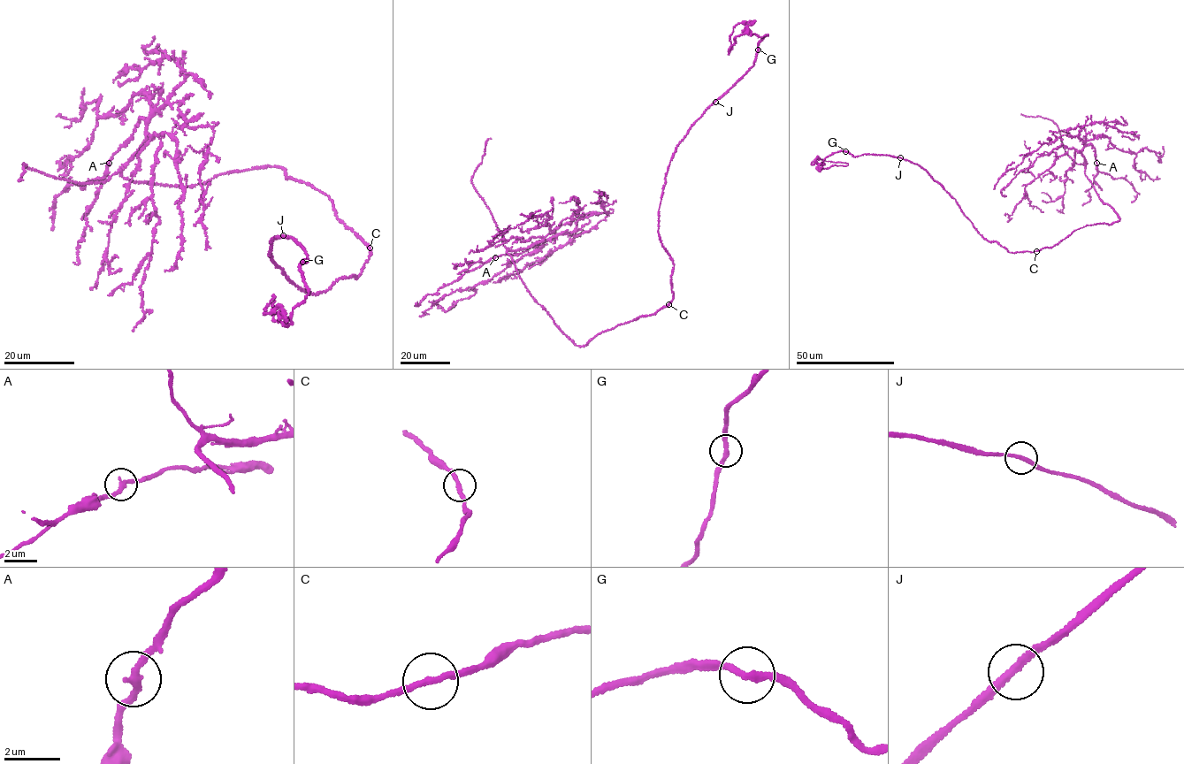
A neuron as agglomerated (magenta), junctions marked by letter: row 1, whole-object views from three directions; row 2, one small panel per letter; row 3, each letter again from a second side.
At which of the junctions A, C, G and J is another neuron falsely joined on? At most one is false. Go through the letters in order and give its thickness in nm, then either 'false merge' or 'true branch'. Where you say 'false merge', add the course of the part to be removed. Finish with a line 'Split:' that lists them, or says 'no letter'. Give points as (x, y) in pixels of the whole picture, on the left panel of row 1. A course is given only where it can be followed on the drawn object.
A: calibre 240 nm; true branch
C: calibre 240 nm; true branch
G: calibre 240 nm; true branch
J: calibre 240 nm; true branch
Split: no letter

